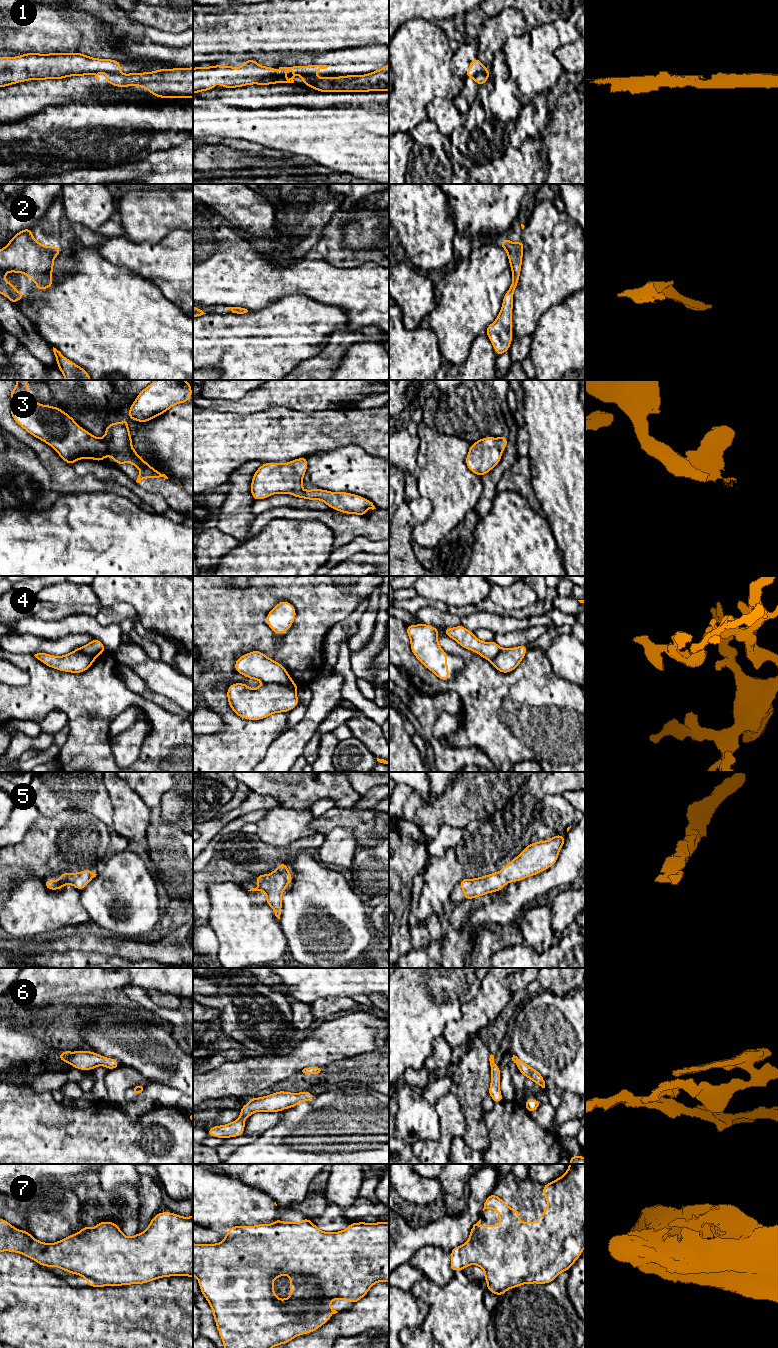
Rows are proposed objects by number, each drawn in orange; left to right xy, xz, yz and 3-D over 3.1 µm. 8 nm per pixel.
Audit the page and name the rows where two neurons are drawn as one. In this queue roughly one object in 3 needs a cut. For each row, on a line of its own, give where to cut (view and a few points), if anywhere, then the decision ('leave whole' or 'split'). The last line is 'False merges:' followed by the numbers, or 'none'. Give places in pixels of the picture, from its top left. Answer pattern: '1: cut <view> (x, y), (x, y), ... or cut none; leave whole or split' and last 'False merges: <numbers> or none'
1: cut yz (488, 72), (478, 74), (475, 80); split
2: cut none; leave whole
3: cut none; leave whole
4: cut xz (264, 682), (277, 682), (288, 685), (296, 690); split
5: cut none; leave whole
6: cut none; leave whole
7: cut none; leave whole
False merges: 1, 4

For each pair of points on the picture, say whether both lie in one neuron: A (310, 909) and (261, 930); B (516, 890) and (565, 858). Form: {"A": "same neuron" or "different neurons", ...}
{"A": "different neurons", "B": "same neuron"}

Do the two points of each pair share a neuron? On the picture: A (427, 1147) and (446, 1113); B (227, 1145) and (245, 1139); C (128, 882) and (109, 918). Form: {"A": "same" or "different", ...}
{"A": "same", "B": "same", "C": "same"}

